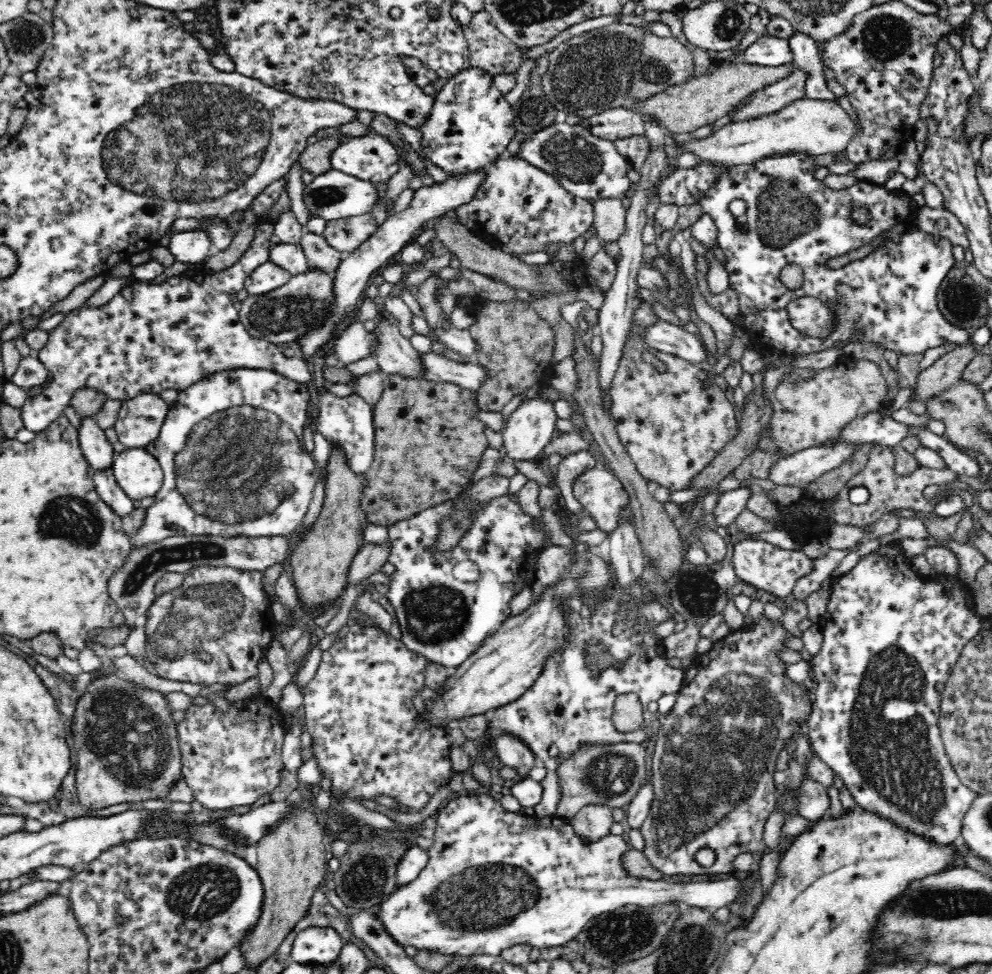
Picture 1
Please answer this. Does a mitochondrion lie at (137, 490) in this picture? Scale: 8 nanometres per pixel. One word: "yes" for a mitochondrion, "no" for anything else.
no

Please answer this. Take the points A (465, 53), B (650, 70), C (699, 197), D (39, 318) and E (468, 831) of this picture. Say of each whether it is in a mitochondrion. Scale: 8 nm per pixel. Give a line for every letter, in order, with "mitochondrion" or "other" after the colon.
A: other
B: mitochondrion
C: other
D: other
E: other

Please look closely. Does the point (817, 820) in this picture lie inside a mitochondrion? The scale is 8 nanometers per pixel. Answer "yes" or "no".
no

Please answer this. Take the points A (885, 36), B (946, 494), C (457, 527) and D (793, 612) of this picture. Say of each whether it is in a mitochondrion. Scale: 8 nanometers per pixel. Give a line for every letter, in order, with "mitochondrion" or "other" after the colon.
A: mitochondrion
B: other
C: mitochondrion
D: other

